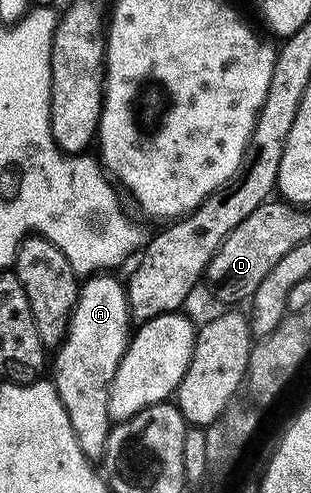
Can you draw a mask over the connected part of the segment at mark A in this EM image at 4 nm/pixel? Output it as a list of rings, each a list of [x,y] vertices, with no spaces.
[[[97,272],[83,279],[76,295],[76,303],[69,316],[68,330],[64,340],[55,351],[56,367],[51,377],[62,404],[66,408],[66,416],[70,416],[70,428],[74,428],[74,436],[78,440],[78,448],[82,448],[89,460],[103,459],[106,452],[108,433],[112,431],[113,421],[108,417],[106,400],[110,396],[110,384],[114,380],[114,372],[118,372],[118,364],[126,352],[130,341],[130,327],[134,319],[128,308],[128,292],[123,281],[116,279],[112,272]]]

